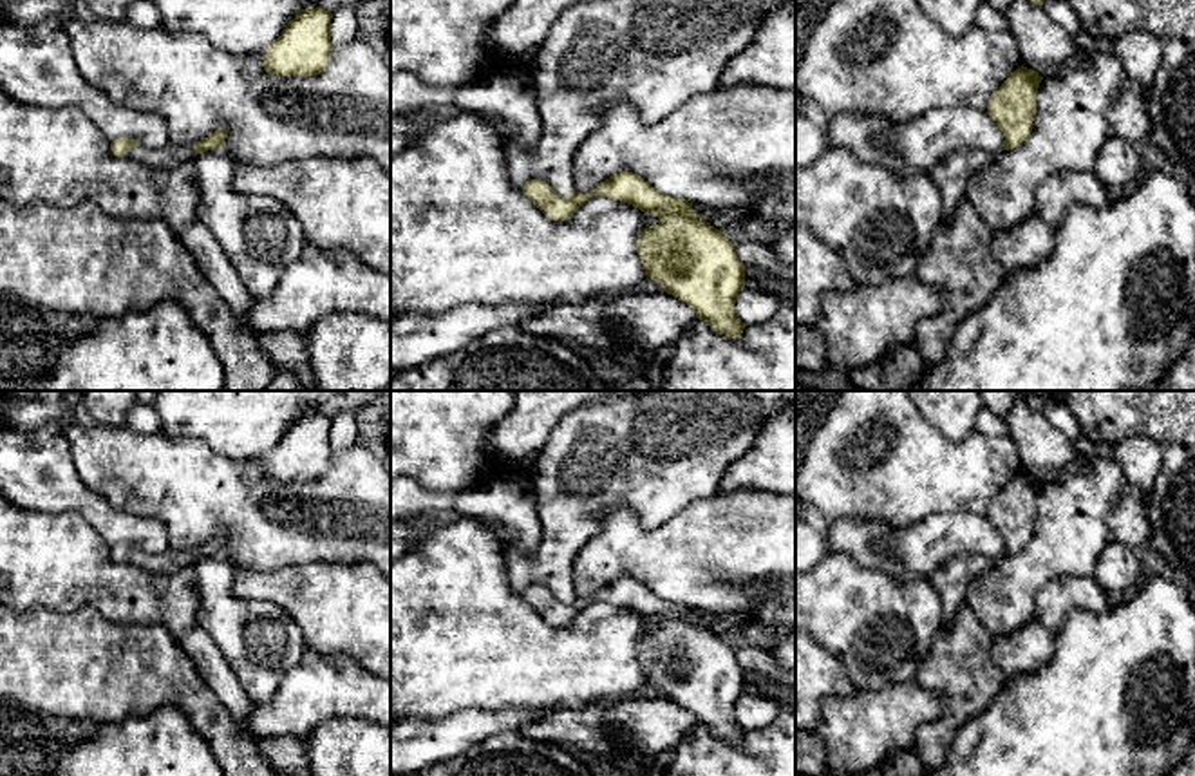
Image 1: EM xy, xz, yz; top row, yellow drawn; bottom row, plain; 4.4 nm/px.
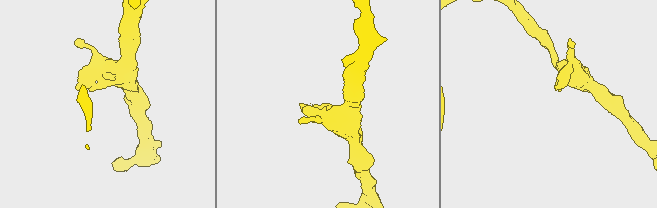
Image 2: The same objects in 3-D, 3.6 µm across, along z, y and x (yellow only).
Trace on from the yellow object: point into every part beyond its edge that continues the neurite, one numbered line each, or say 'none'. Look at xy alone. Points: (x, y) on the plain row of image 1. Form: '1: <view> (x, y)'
1: xy (169, 561)

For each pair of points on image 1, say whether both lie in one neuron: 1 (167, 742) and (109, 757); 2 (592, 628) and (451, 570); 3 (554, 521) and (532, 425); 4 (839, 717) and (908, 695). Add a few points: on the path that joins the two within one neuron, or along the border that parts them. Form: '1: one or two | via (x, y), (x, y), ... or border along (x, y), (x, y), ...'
1: one | via (152, 757), (123, 757)
2: one | via (557, 637), (517, 637), (485, 605)
3: two | border along (563, 416), (532, 462)
4: one | via (856, 717), (886, 717), (892, 711)

